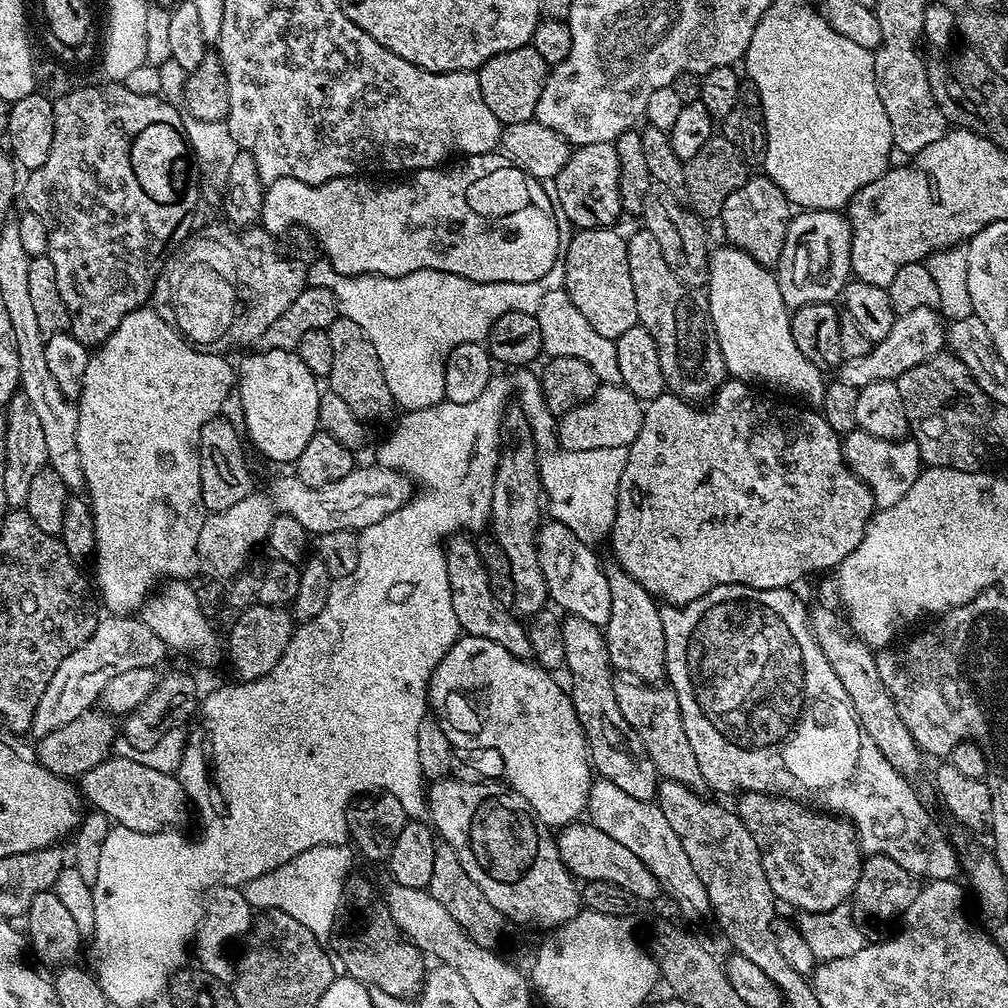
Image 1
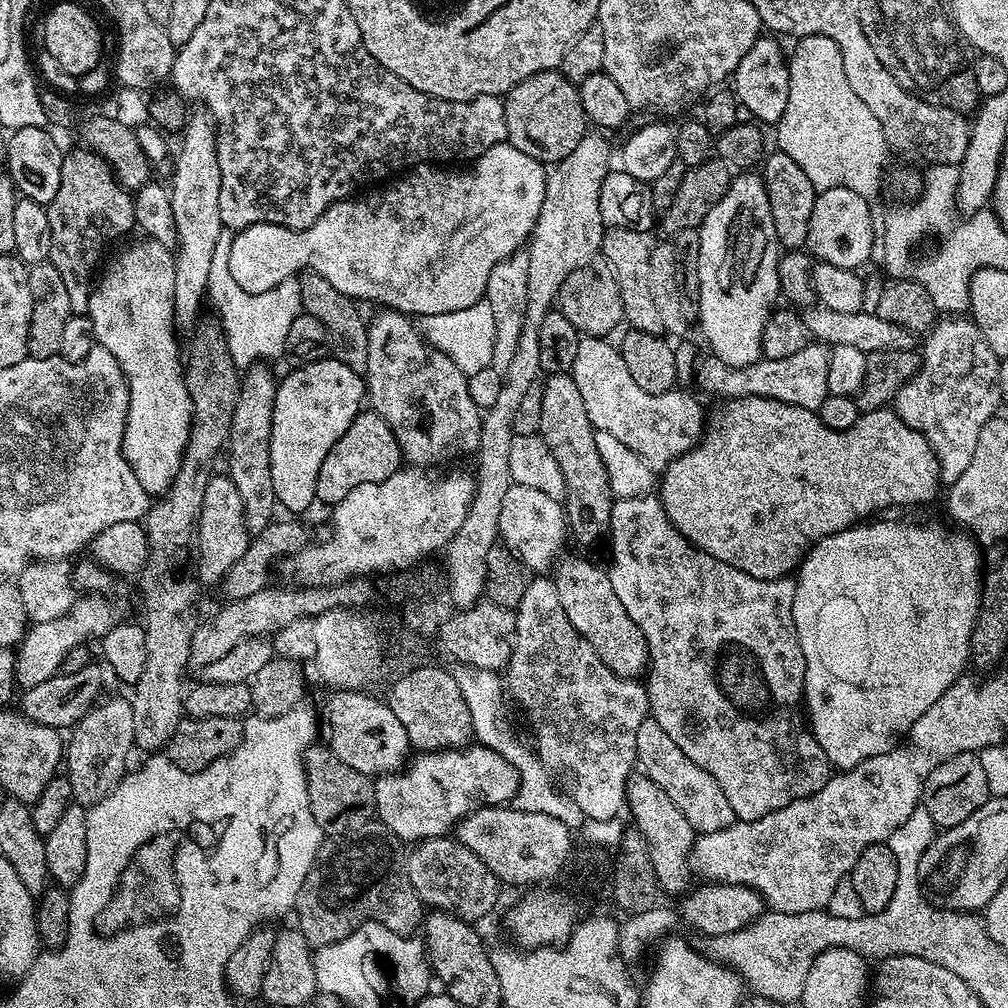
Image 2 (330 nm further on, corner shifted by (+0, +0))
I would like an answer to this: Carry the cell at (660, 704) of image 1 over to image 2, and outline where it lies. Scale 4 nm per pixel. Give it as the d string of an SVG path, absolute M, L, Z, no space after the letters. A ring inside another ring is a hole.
M567 556L555 565L554 579L558 602L562 602L562 610L566 610L570 626L574 626L574 630L594 646L594 654L598 654L614 674L628 680L643 677L649 667L648 643L642 630L638 630L638 622L626 614L626 606L622 606L618 594L614 594L607 571L584 556Z

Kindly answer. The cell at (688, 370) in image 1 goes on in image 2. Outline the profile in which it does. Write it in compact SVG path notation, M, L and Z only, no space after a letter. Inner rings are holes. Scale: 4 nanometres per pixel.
M610 228L605 231L600 243L599 255L604 256L607 267L616 279L616 285L622 298L624 320L629 329L646 334L661 335L664 332L662 317L658 314L658 306L654 306L652 293L652 253L653 245L648 245L649 237L642 232L625 228Z

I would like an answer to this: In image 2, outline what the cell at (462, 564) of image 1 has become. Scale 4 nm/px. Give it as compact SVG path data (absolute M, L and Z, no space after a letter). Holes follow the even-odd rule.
M380 310L377 312L380 313L378 313L373 320L371 317L371 319L367 321L370 354L366 358L366 370L363 373L366 377L366 400L370 405L371 411L379 414L390 426L390 430L394 430L394 434L398 438L398 446L400 447L403 459L407 461L409 465L444 466L449 462L459 461L456 460L459 456L471 457L478 450L478 438L482 434L482 410L476 405L474 398L470 398L468 376L462 370L458 370L458 366L454 366L454 362L446 354L442 354L442 350L438 350L435 346L425 340L424 335L420 333L419 327L414 323L413 317L403 312L394 312L391 310Z

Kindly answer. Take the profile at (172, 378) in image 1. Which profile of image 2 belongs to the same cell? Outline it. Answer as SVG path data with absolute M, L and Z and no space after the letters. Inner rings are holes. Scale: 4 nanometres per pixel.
M147 238L139 239L140 240L134 241L125 252L118 253L116 261L105 270L104 277L102 277L101 280L99 277L99 279L95 281L86 314L92 320L97 345L106 350L110 350L110 354L114 354L114 358L118 362L118 366L122 370L122 374L128 383L128 413L124 419L124 441L122 442L122 450L124 451L126 462L130 462L130 466L134 470L138 482L142 482L142 490L146 490L149 497L160 498L163 497L164 493L171 487L174 474L178 474L178 470L180 469L182 454L186 450L186 442L190 438L192 403L188 397L186 368L182 363L182 344L180 348L179 342L176 341L176 335L178 335L176 315L174 314L174 266L176 265L176 257L173 249L162 246L162 242L154 242Z

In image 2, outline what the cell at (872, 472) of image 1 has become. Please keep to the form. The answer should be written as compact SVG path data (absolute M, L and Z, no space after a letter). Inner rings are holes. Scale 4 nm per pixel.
M964 314L945 315L937 319L923 337L920 368L901 386L892 400L891 407L898 418L902 418L910 430L918 430L918 434L930 442L938 458L941 485L958 482L966 466L970 466L970 458L974 458L974 446L978 446L978 434L982 434L982 426L986 426L986 422L997 415L996 407L1001 407L1000 361L1001 357L996 356L990 346L986 346L986 338L982 338L973 320Z

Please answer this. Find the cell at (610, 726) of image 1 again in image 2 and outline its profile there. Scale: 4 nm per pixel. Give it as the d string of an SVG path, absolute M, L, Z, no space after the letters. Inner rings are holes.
M632 774L628 777L626 786L626 812L632 815L632 820L636 823L639 839L648 843L648 849L654 862L654 874L656 881L660 883L661 893L676 892L683 894L688 891L690 881L694 873L690 867L690 857L692 855L692 844L695 842L698 832L686 822L686 814L670 802L670 794L662 790L653 782L649 776L643 774Z

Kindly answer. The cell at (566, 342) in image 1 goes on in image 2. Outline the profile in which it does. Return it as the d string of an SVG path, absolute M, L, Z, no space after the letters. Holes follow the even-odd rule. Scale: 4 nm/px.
M581 335L578 342L578 352L575 355L574 364L570 374L574 382L578 382L578 391L582 394L582 402L586 406L586 414L590 414L590 422L597 432L614 434L622 446L628 446L634 450L634 454L648 463L653 470L663 470L668 463L677 460L684 452L696 447L700 437L704 435L706 427L706 412L704 408L688 392L673 390L662 394L646 394L634 378L630 378L630 370L626 370L626 362L622 362L622 354L615 343L599 336Z

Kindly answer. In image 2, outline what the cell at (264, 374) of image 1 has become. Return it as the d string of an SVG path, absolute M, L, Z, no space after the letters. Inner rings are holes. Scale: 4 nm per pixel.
M335 358L302 364L291 370L293 372L285 380L283 377L276 386L270 430L270 479L274 482L277 505L288 511L285 513L296 514L292 512L304 512L311 504L317 503L318 470L322 470L322 461L326 454L330 454L334 442L350 430L350 422L354 422L356 415L362 411L366 400L366 380L361 373L350 370L350 366Z

